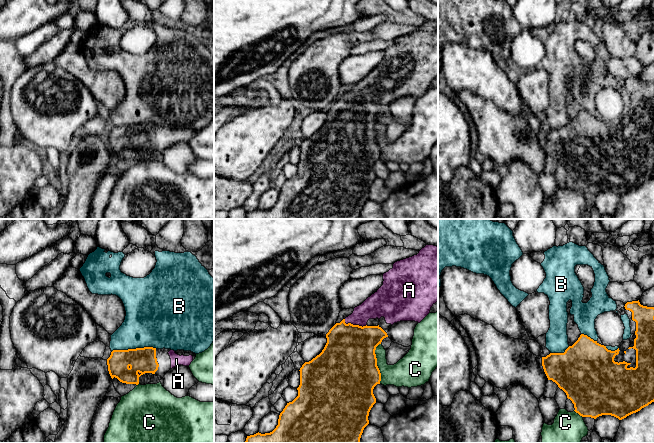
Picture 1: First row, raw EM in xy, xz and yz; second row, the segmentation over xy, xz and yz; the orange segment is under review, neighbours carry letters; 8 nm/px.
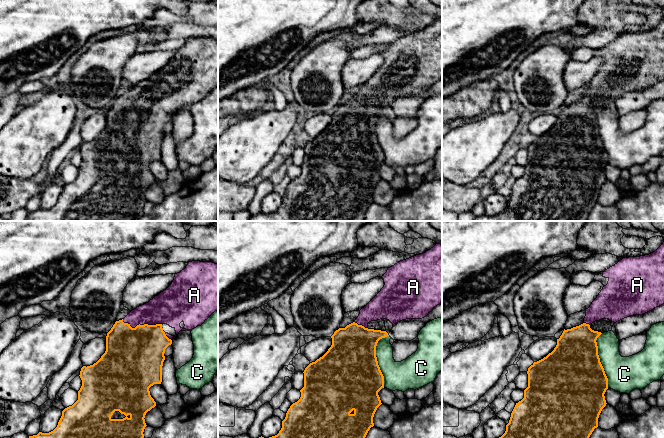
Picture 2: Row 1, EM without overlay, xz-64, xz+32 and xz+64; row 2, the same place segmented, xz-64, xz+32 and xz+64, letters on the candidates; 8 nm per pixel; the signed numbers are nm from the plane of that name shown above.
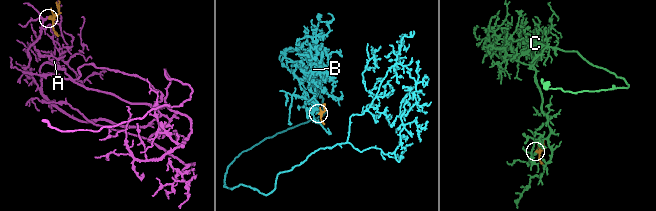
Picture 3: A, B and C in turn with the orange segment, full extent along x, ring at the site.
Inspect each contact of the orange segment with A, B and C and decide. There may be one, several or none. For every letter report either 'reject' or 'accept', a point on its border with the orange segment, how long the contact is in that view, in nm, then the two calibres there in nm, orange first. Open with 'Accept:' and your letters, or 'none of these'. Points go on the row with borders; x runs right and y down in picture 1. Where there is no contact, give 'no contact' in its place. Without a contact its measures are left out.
Accept: A
A: accept; contact xz (354, 325); length 190 nm; calibres 420 and 200 nm
B: reject; contact xy (134, 349); length 360 nm; calibres 200 and 400 nm
C: reject; contact xz (376, 363); length 320 nm; calibres 500 and 220 nm

